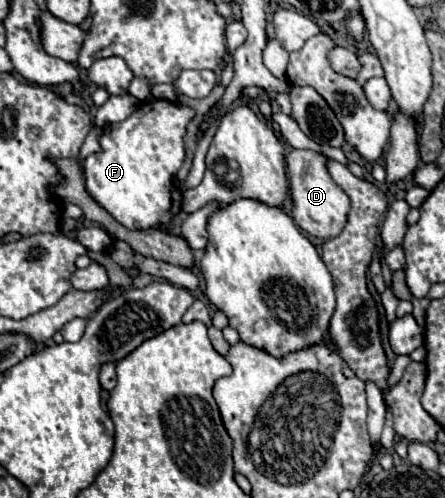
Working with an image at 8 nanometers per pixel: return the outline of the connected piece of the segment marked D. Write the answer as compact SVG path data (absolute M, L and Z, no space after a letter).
M290 150L286 156L286 174L292 196L292 218L304 232L322 240L338 236L350 212L350 198L340 186L334 184L326 164L328 158L314 150Z

